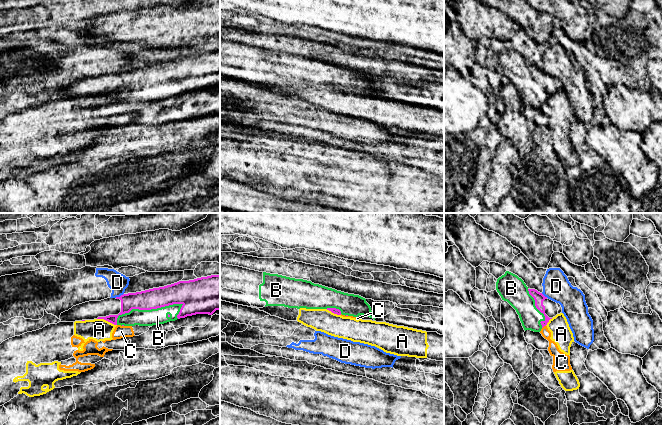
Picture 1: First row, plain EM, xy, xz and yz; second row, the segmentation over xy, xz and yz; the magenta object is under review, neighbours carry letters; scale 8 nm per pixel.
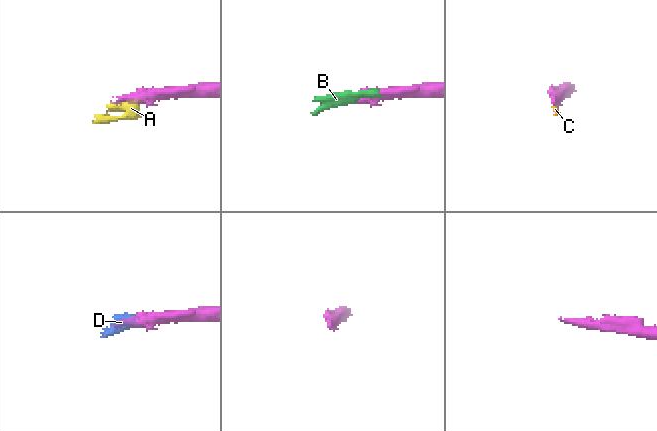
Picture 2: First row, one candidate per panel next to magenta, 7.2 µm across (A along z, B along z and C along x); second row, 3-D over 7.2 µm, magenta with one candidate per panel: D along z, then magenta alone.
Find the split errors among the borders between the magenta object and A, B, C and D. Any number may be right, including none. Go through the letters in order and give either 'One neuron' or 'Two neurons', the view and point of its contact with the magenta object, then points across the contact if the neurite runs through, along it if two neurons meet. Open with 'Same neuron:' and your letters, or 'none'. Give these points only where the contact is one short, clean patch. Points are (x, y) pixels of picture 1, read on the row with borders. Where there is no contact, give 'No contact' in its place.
Same neuron: B
A: Two neurons. Touches magenta at xy (107, 320)
B: One neuron. Touches magenta at xy (146, 309)
C: Two neurons. Touches magenta at yz (543, 326). Boundary: yz (545, 325), (542, 328)
D: Two neurons. Touches magenta at xy (120, 296)

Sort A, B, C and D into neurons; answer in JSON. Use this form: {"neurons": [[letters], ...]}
{"neurons": [["A", "C"], ["B"], ["D"]]}

